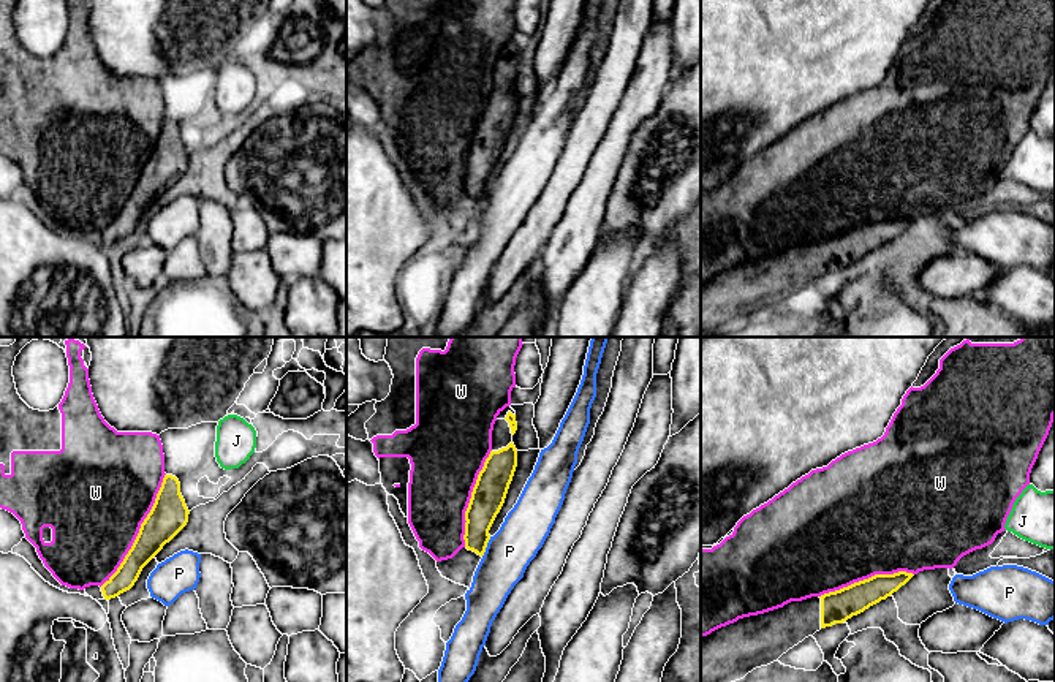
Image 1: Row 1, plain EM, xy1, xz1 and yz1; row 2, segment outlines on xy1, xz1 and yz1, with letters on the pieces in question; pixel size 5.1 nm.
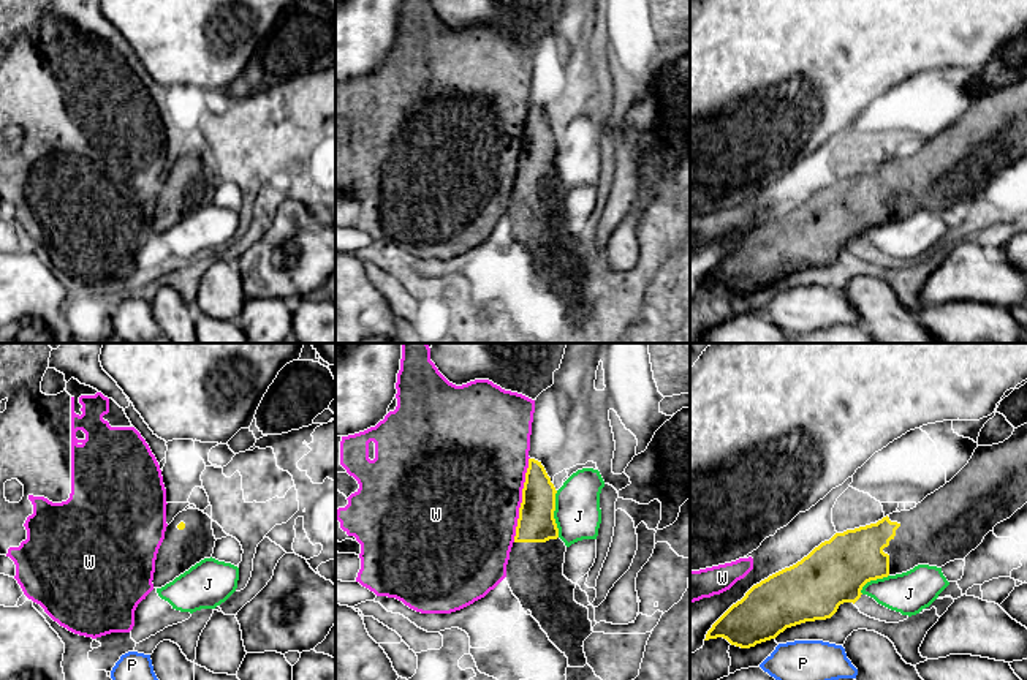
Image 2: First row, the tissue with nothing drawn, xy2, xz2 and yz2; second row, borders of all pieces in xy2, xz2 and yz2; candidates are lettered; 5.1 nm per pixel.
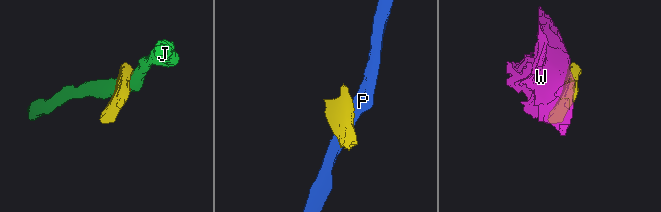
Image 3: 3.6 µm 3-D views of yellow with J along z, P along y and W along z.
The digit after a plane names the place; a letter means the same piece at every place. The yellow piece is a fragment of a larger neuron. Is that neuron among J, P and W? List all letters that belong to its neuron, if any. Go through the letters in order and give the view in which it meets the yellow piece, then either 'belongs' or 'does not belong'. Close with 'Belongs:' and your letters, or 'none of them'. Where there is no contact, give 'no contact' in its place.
J: xz2 | does not belong
P: xz1 | does not belong
W: xy1 | does not belong
Belongs: none of them

